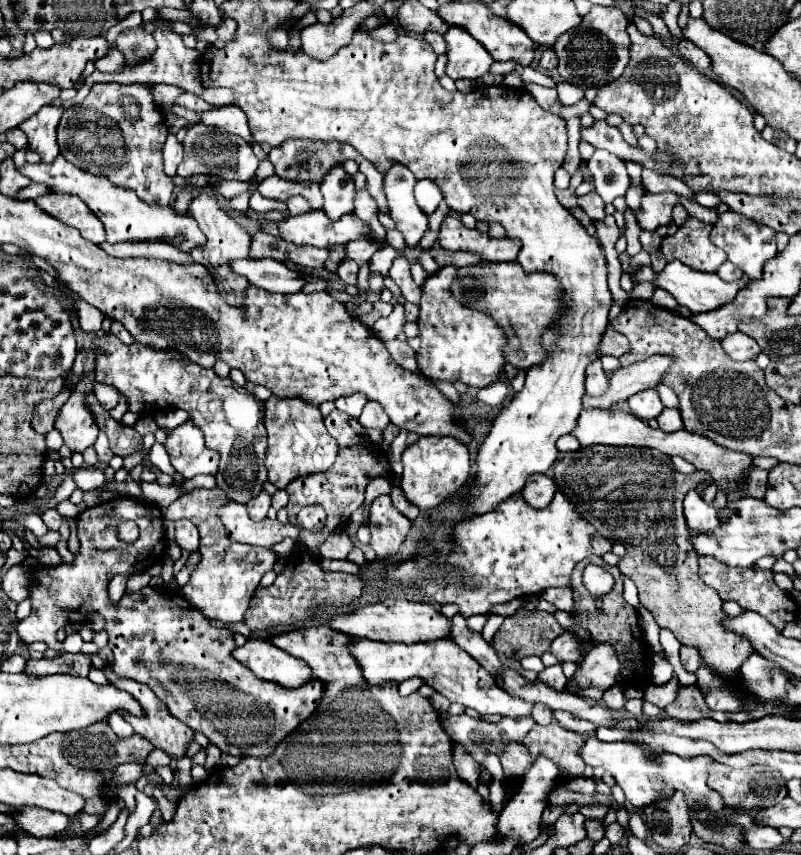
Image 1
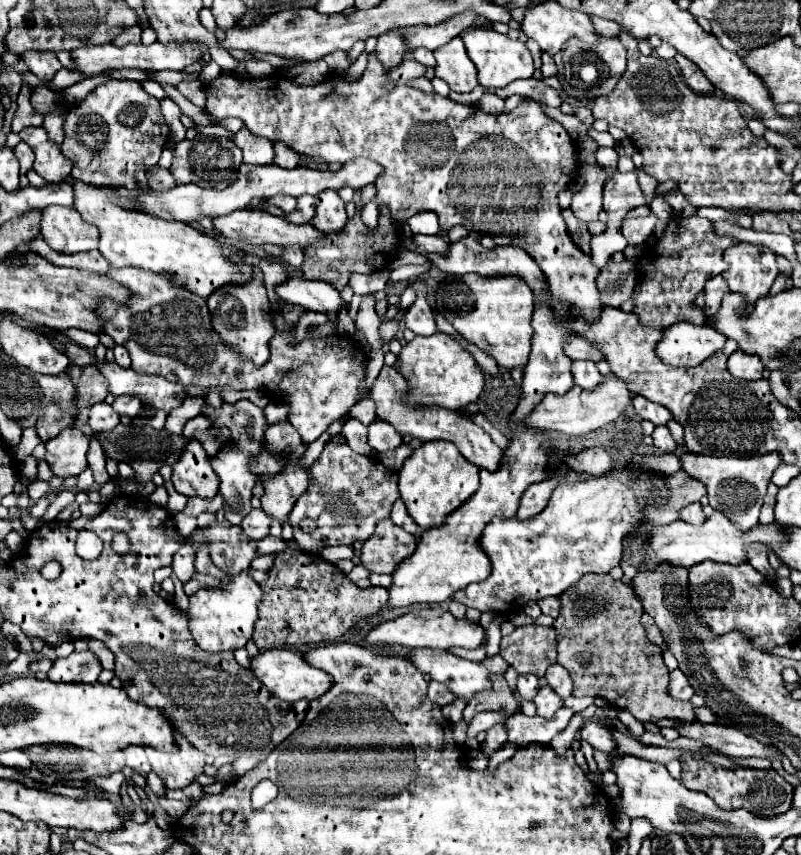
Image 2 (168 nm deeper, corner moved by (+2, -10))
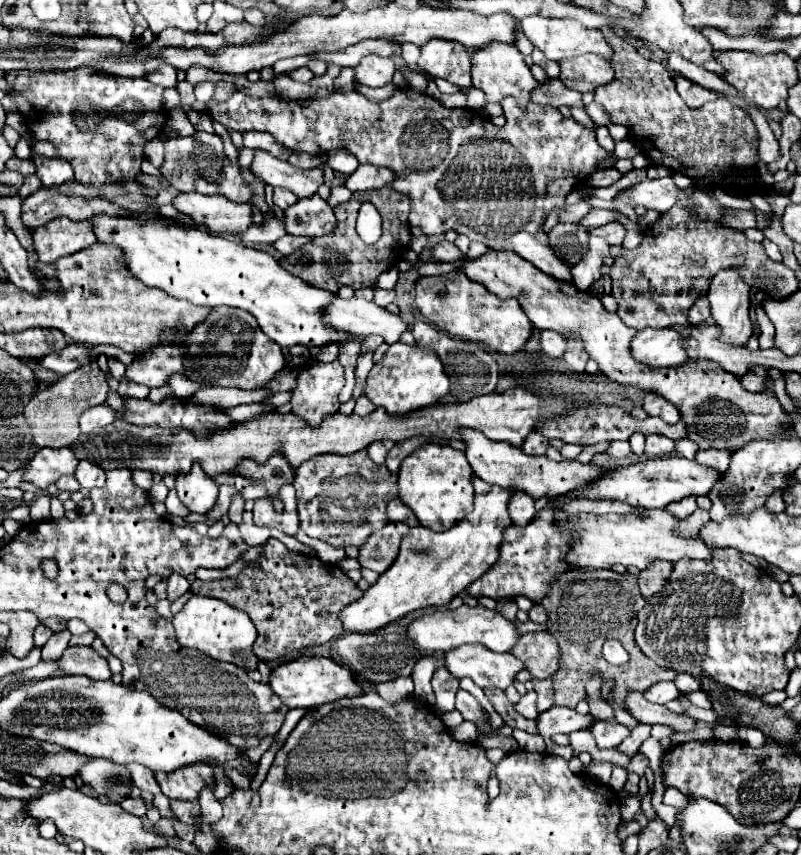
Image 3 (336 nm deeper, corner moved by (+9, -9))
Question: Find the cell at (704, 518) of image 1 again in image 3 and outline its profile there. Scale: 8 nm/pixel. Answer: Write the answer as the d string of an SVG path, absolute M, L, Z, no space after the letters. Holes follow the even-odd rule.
M688 496L688 498L682 498L678 502L672 502L672 504L666 506L666 510L670 514L676 514L676 518L682 520L682 518L690 516L696 510L696 496Z

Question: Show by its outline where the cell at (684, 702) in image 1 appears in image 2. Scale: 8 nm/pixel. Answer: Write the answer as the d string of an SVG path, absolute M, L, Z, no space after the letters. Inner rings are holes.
M585 575L561 595L561 613L553 623L557 631L557 663L569 671L575 683L575 697L603 697L613 703L613 707L629 709L639 721L657 723L661 719L683 719L691 723L695 721L695 707L691 701L675 701L669 695L669 671L663 663L661 647L647 639L645 629L639 623L641 615L643 607L633 595L629 583L615 581L609 575Z

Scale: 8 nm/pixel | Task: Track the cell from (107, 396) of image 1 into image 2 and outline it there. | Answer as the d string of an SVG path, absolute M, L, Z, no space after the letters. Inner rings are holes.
M105 401L95 403L95 407L91 407L91 411L89 411L89 425L97 433L111 431L115 425L119 425L119 415Z

